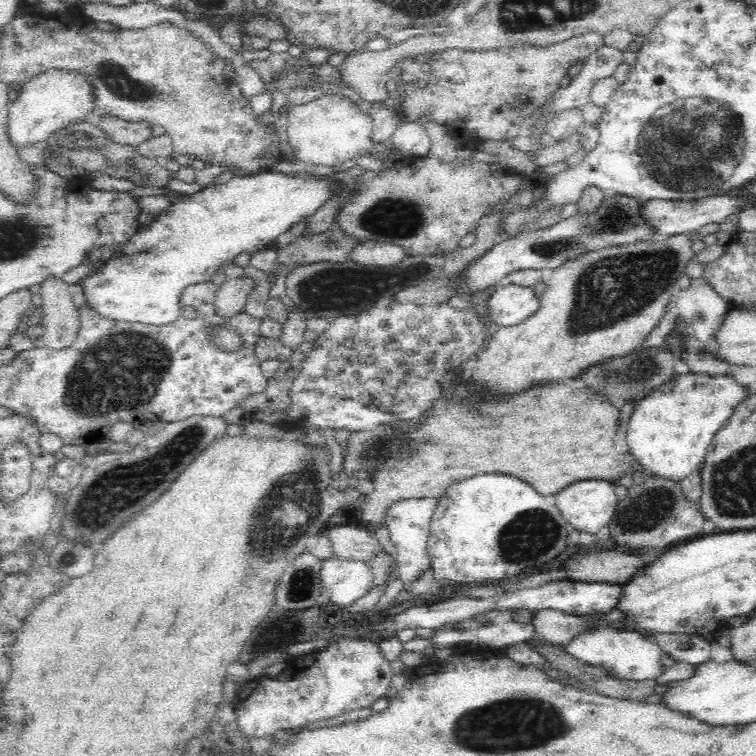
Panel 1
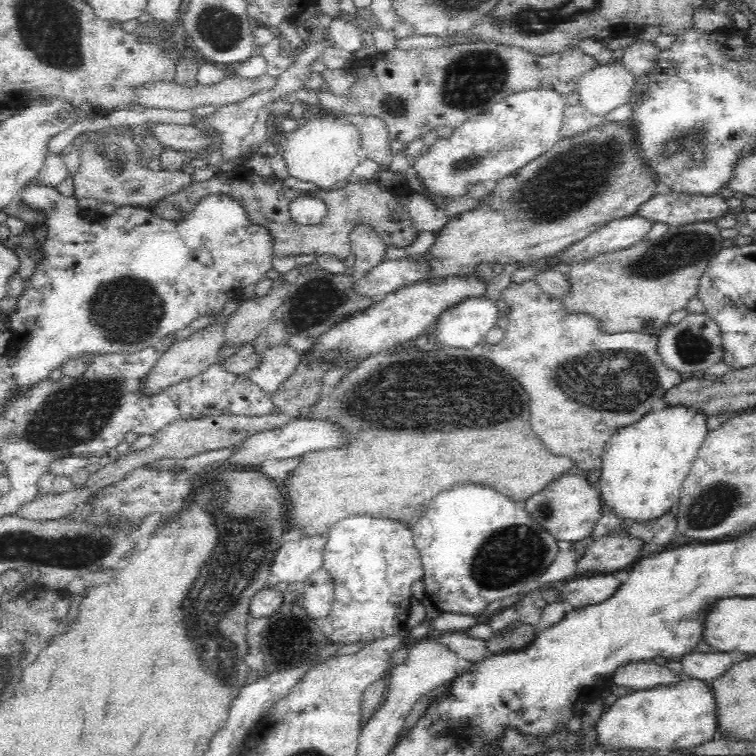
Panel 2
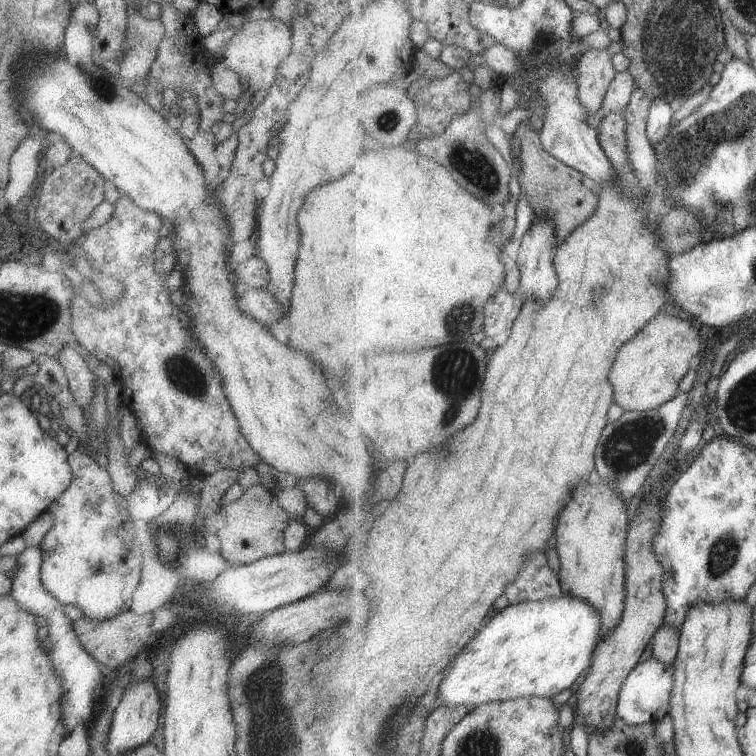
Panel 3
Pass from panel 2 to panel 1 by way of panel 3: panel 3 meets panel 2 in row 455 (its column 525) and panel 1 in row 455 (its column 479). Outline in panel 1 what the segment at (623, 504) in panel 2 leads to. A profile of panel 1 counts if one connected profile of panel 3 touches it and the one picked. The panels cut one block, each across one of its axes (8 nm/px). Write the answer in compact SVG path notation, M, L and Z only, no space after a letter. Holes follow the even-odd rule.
M706 374L676 375L672 380L655 386L648 393L648 396L638 400L636 410L628 421L628 448L634 459L638 460L642 469L646 471L645 475L660 474L677 482L681 482L703 465L716 434L728 424L740 402L744 402L750 396L748 387L733 379L731 375L712 377Z

